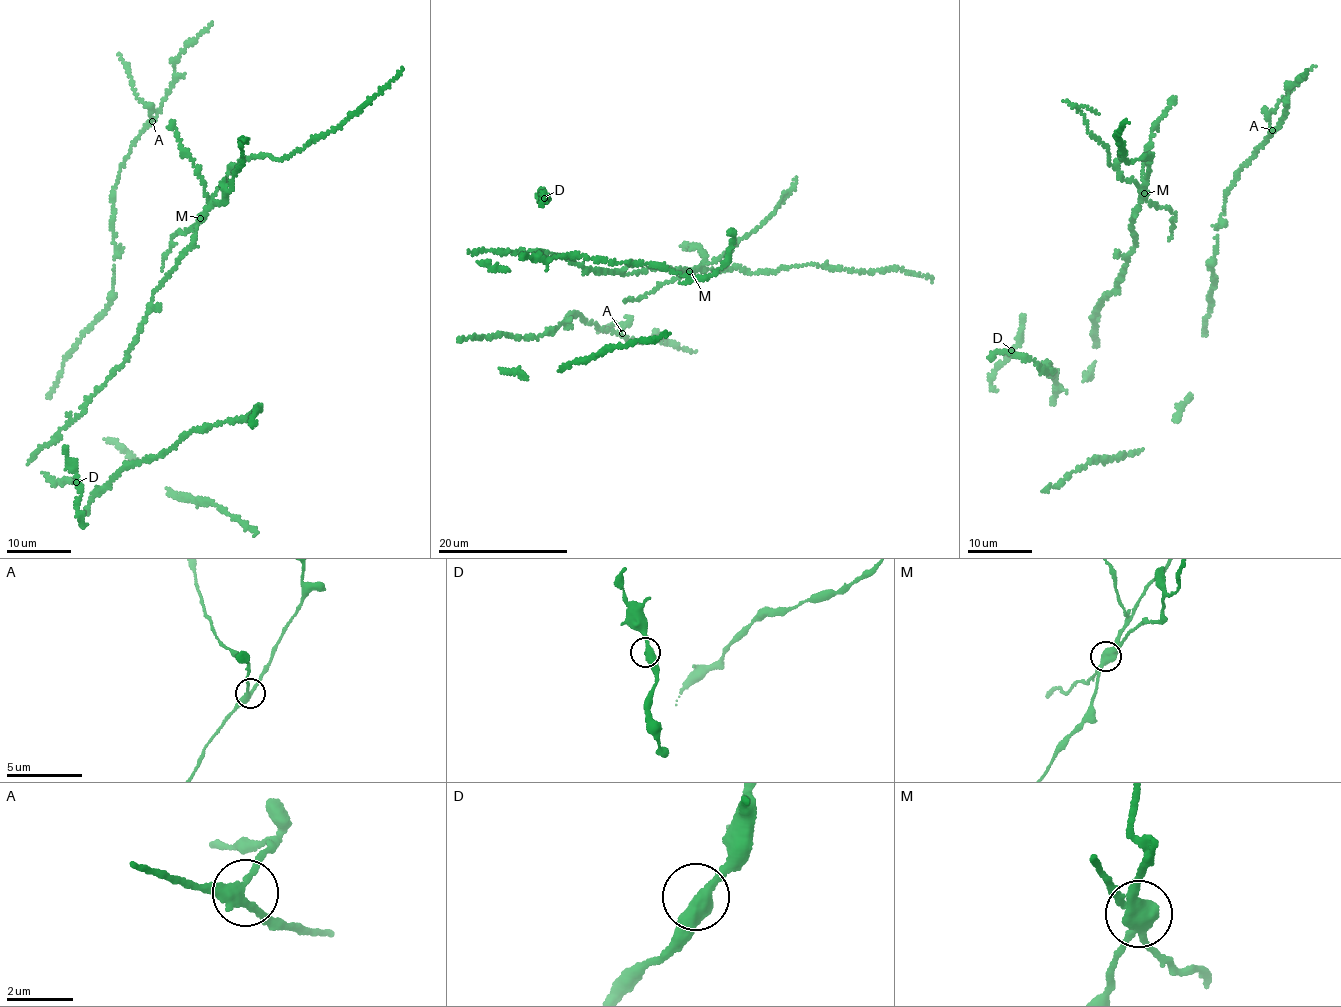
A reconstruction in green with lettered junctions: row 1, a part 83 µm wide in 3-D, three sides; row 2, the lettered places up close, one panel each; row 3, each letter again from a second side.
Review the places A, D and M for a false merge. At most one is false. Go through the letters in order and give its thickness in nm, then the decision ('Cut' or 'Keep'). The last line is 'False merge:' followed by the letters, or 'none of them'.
A: Thickness 280 nm. Keep
D: Thickness 420 nm. Keep
M: Thickness 440 nm. Cut
False merge: M

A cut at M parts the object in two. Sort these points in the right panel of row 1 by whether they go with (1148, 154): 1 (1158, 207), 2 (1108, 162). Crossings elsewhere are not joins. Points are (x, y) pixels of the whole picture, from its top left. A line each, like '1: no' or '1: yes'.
1: no
2: no

